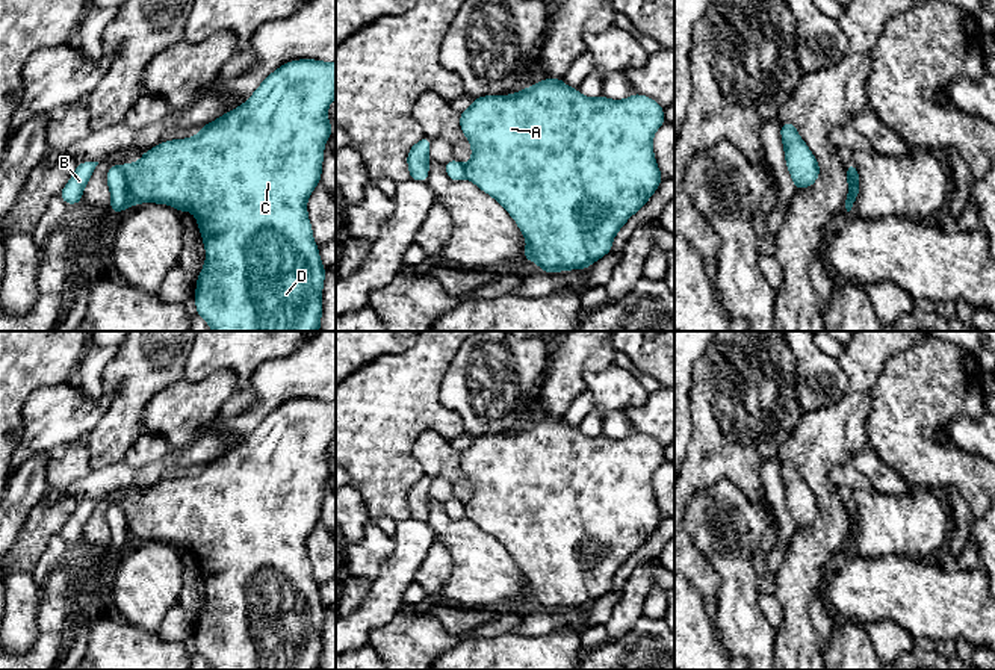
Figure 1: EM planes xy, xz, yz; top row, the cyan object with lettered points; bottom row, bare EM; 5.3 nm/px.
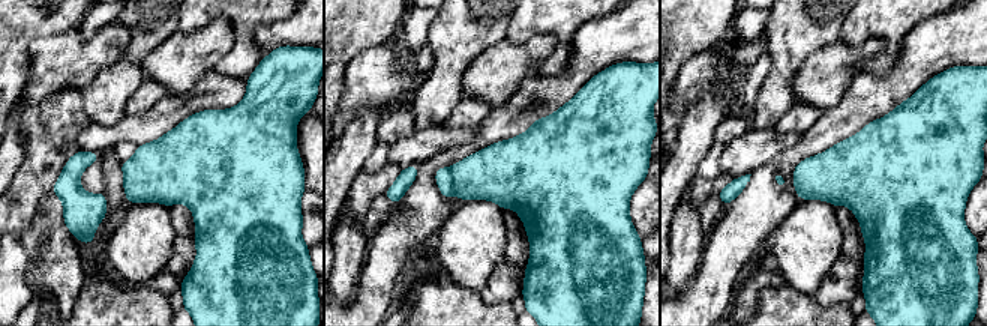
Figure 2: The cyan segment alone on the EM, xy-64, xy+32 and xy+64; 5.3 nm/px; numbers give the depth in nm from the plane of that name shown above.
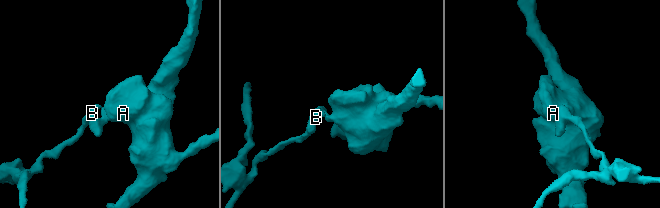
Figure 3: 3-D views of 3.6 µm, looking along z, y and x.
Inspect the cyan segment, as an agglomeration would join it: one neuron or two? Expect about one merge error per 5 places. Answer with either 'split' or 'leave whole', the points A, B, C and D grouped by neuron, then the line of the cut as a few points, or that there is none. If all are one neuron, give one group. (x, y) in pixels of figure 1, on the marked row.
split | A C D / B | xy (121, 165), (126, 174), (126, 191), (132, 204)

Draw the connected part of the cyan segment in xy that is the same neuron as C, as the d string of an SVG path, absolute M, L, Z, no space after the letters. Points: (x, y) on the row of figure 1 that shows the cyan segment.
M298 59L286 62L271 73L243 104L221 115L212 123L204 124L195 136L165 141L151 150L147 150L138 162L122 165L132 206L142 203L168 204L177 212L188 210L197 218L198 230L206 248L206 262L197 277L194 301L197 315L209 324L212 331L319 331L325 266L321 262L318 243L313 239L307 201L315 188L321 183L325 142L334 130L327 113L334 98L336 60Z

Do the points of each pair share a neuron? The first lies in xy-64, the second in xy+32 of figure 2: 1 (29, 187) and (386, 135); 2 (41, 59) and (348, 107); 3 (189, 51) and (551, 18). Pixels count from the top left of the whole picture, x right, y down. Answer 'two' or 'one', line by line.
1: one
2: one
3: two

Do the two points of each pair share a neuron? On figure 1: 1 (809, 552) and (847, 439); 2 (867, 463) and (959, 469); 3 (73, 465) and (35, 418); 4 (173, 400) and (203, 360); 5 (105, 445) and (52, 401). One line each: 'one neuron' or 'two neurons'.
1: one neuron
2: two neurons
3: two neurons
4: two neurons
5: two neurons

